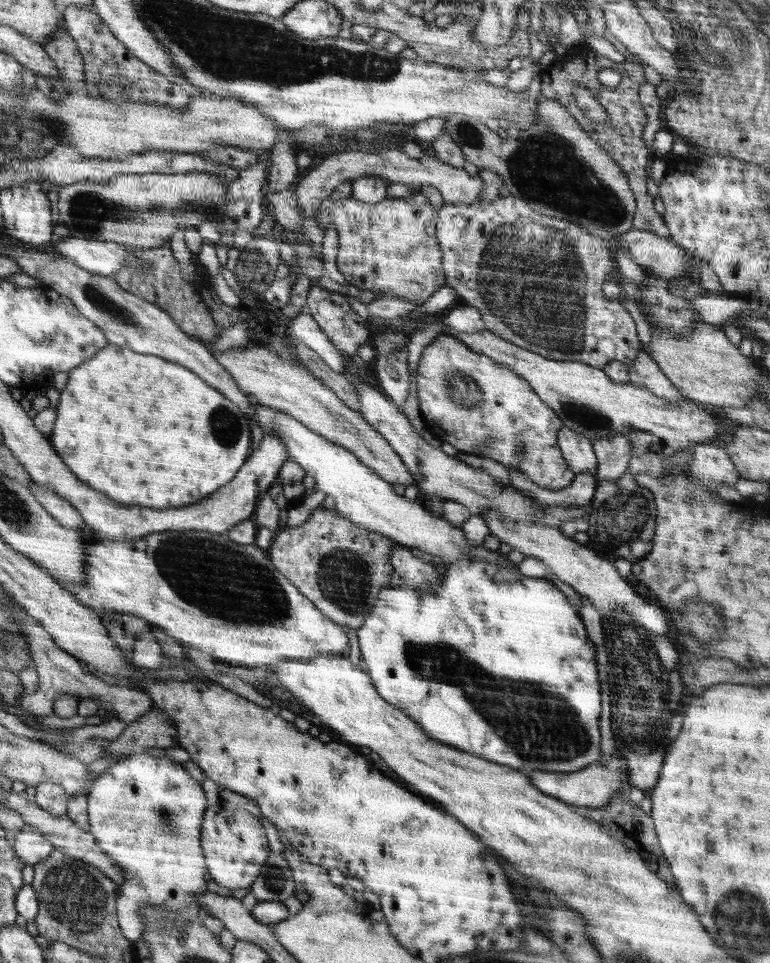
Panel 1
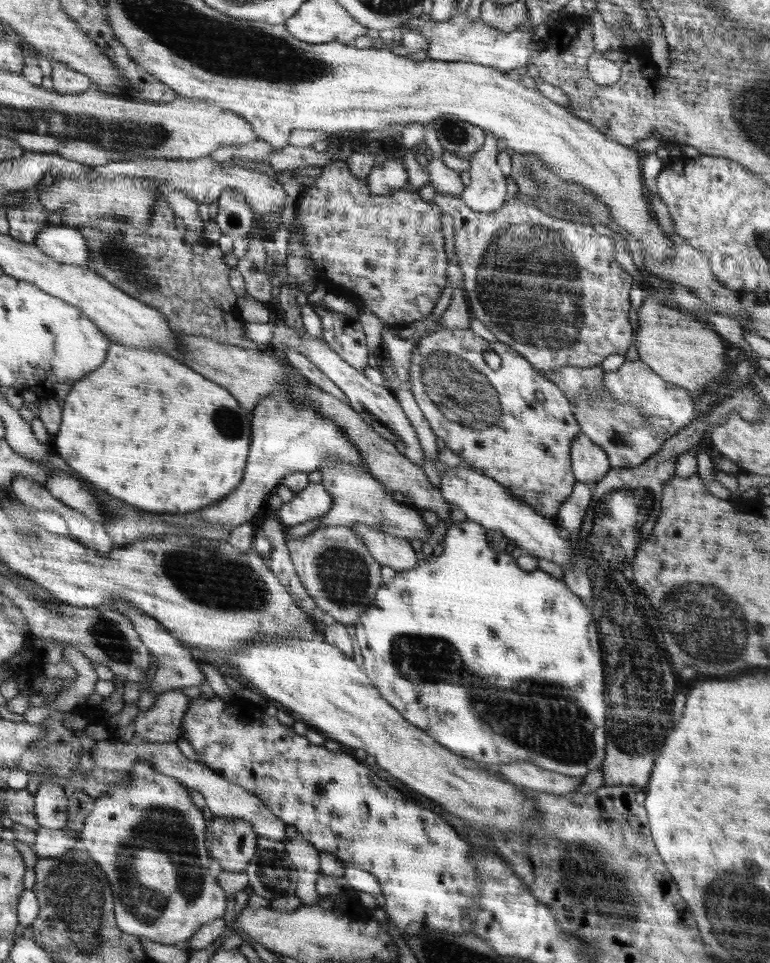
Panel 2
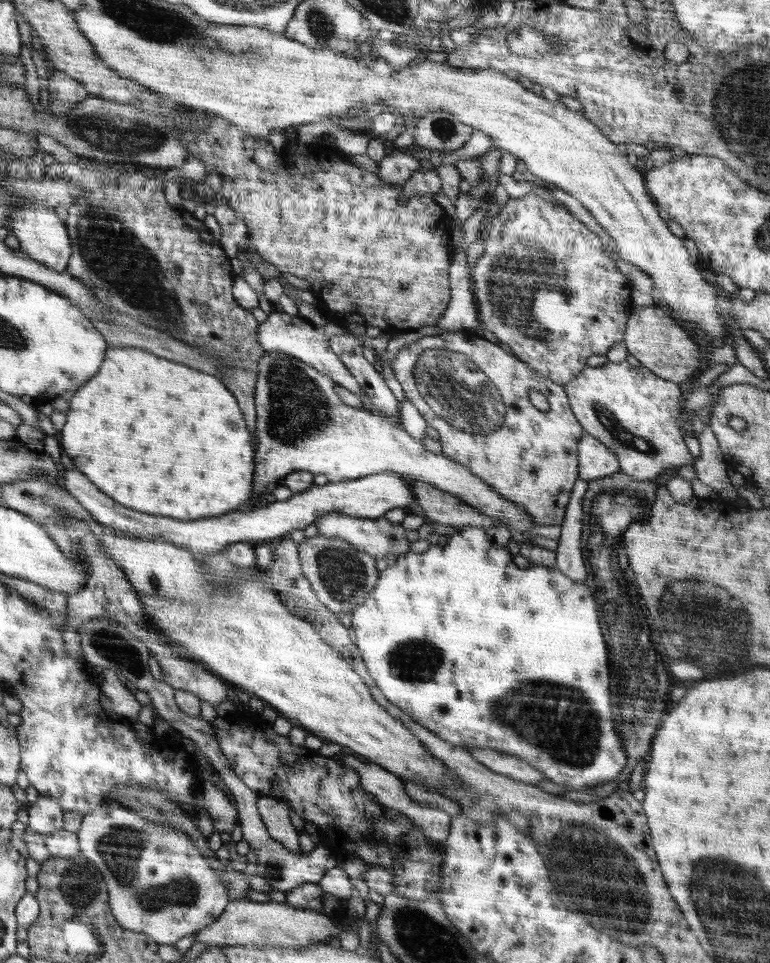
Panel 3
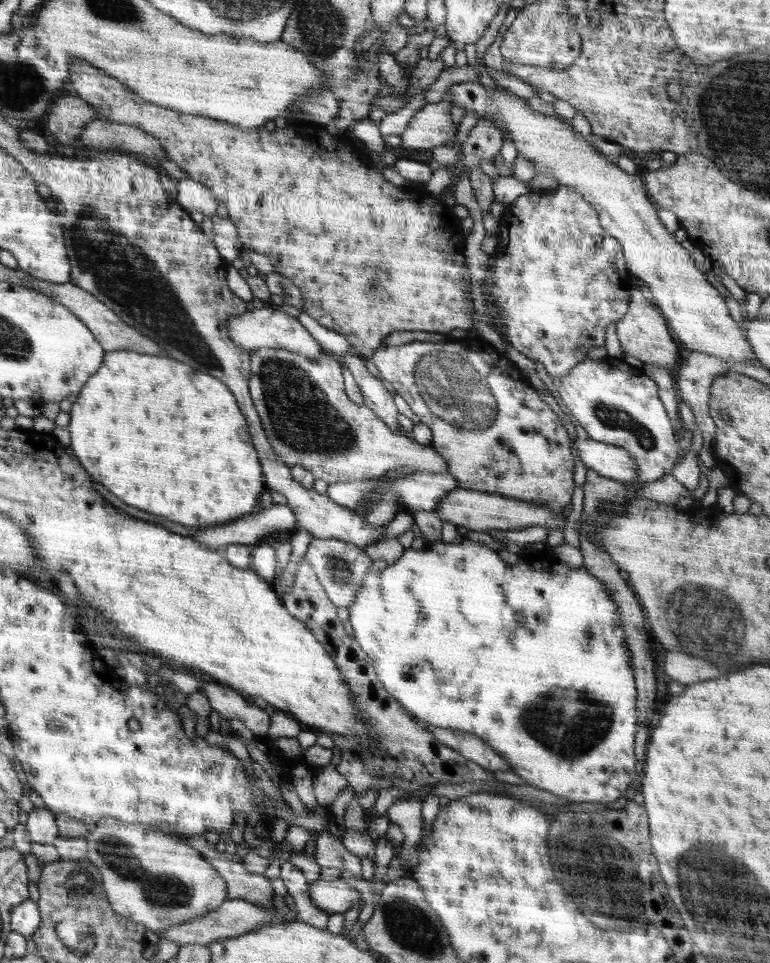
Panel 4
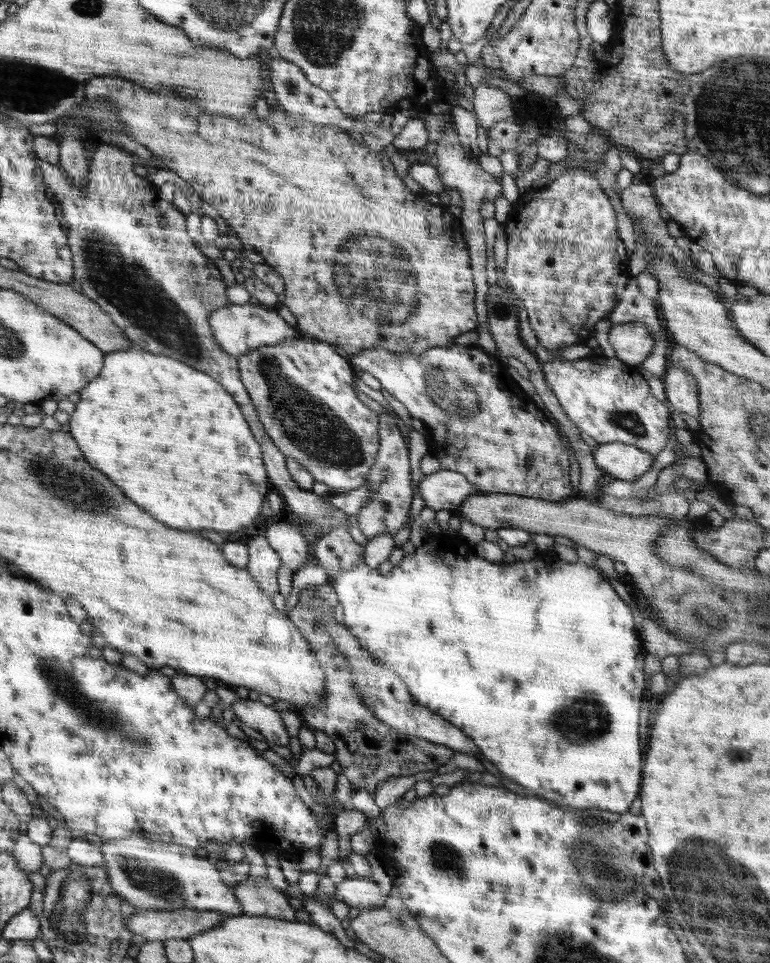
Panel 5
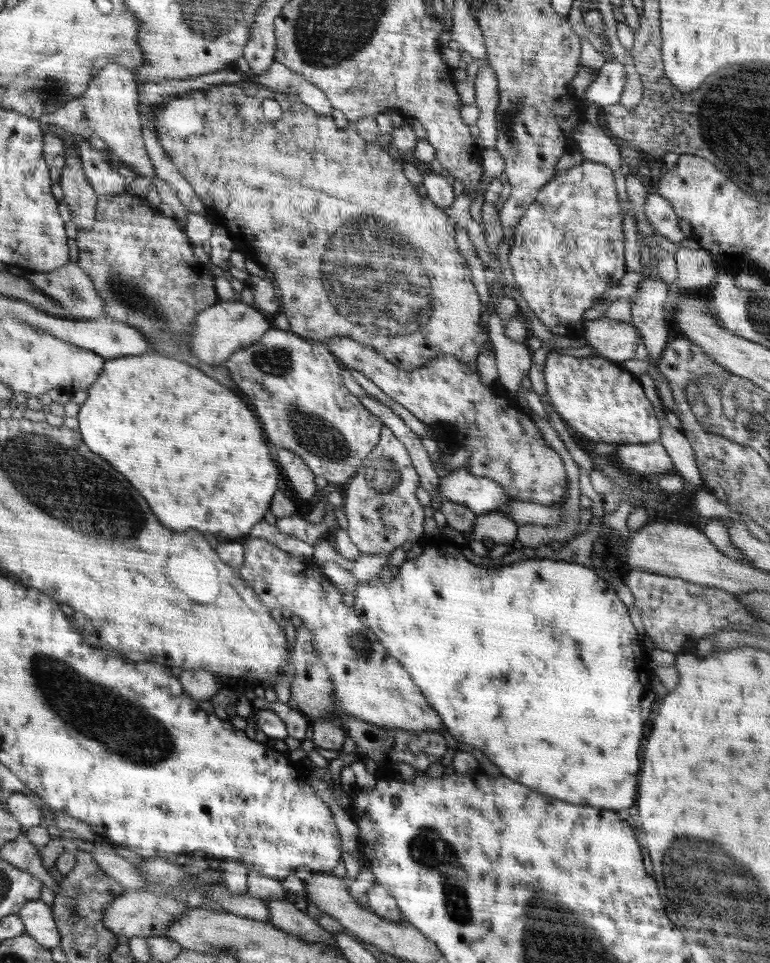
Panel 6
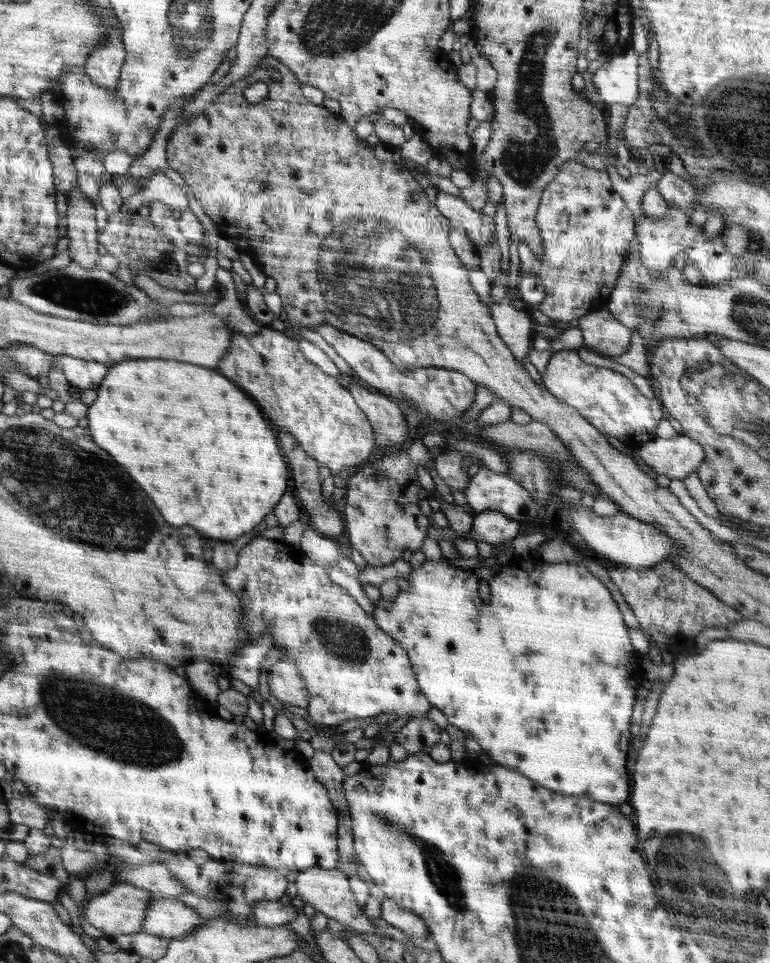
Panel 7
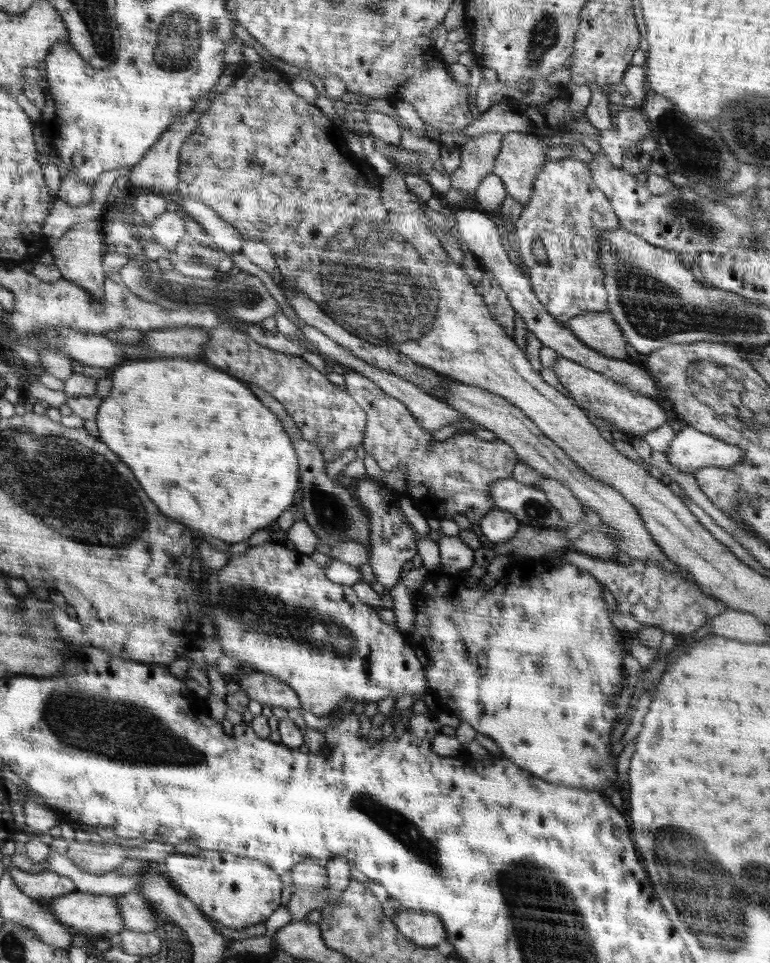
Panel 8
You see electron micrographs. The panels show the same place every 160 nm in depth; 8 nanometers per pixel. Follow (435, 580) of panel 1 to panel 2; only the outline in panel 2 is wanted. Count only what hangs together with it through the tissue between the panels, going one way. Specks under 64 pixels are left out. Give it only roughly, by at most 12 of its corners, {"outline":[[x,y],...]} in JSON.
{"outline":[[356,523],[360,536],[381,565],[397,572],[419,565],[405,538]]}

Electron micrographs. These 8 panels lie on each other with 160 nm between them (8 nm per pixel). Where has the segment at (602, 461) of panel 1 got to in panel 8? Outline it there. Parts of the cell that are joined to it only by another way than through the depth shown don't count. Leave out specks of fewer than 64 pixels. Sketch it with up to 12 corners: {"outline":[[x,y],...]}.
{"outline":[[557,355],[553,372],[584,411],[628,438],[668,420],[638,390]]}

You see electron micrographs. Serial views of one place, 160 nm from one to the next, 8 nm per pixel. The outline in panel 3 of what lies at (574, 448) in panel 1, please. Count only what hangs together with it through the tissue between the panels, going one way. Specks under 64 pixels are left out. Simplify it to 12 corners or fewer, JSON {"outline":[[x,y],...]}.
{"outline":[[587,433],[577,473],[586,481],[620,471],[616,455]]}

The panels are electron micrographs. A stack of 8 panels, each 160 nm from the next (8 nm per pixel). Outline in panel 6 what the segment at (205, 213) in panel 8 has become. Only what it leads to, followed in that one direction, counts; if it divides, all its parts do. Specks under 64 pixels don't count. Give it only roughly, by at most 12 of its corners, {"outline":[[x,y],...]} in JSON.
{"outline":[[115,62],[86,92],[41,116],[43,128],[98,136],[121,165],[154,178],[156,197],[187,225],[176,191],[145,149],[139,87]]}

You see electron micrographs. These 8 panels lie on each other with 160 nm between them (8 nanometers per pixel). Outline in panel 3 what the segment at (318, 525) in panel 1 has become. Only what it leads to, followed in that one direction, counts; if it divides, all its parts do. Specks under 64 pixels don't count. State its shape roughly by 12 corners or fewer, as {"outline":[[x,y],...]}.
{"outline":[[340,537],[297,543],[302,574],[338,616],[374,590],[376,560]]}

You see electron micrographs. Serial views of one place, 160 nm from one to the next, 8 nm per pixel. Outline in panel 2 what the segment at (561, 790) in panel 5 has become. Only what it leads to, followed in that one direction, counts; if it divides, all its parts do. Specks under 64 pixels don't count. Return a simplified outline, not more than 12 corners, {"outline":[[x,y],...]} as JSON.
{"outline":[[465,520],[353,624],[485,767],[606,758],[590,605]]}

